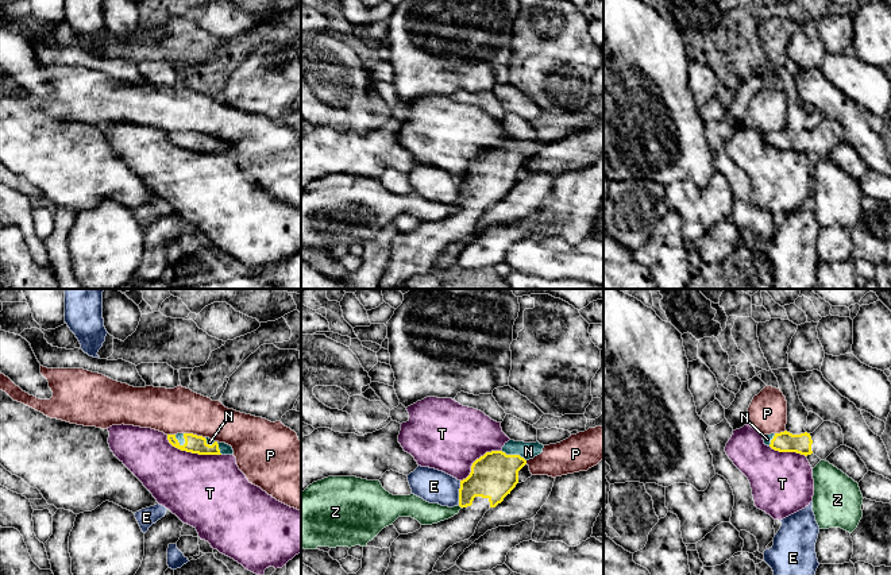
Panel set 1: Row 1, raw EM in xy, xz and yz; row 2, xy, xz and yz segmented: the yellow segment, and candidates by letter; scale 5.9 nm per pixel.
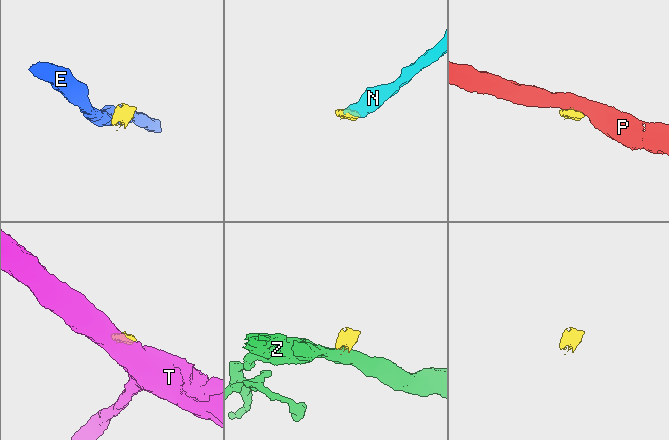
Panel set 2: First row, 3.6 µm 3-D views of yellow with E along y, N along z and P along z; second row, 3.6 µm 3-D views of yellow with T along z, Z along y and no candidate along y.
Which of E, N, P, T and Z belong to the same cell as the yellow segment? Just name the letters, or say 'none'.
N

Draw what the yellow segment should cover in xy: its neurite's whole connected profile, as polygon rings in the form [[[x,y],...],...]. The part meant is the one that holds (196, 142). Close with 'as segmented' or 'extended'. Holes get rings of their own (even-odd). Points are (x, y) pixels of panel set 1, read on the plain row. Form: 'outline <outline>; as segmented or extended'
outline [[[193,131],[167,132],[169,140],[186,150],[198,153],[232,153],[234,147],[225,140],[215,139],[209,135],[197,134]]]; extended

